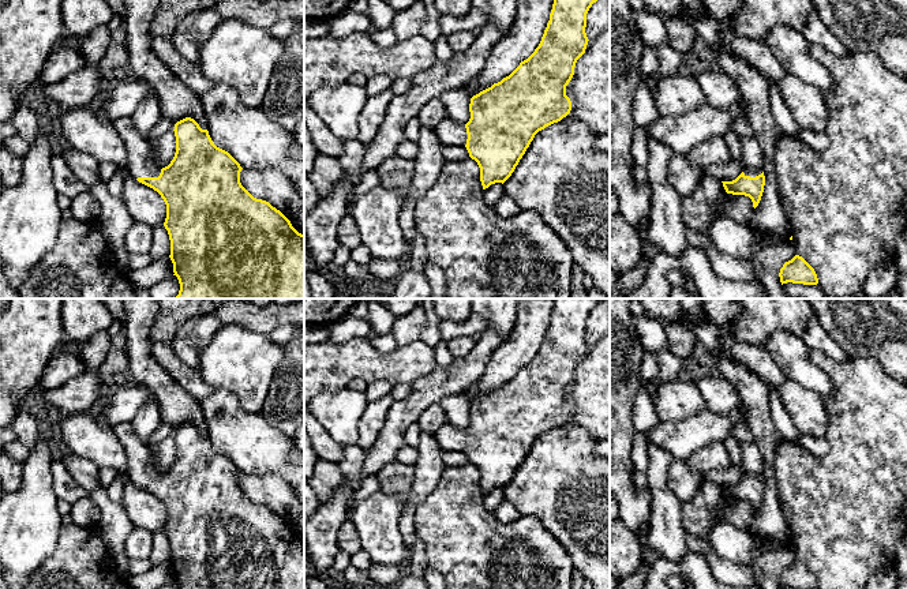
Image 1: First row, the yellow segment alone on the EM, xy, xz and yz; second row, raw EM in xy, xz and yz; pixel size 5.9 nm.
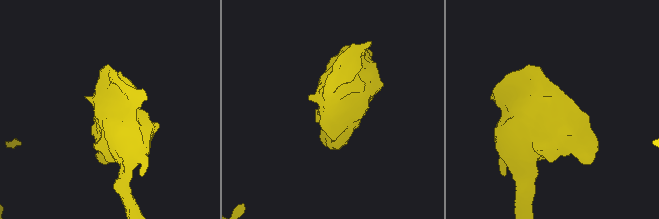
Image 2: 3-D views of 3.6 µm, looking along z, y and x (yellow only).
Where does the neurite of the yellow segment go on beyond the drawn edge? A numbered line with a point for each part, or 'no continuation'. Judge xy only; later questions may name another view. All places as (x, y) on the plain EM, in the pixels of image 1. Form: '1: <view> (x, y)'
1: xy (139, 468)

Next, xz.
1: xz (450, 438)

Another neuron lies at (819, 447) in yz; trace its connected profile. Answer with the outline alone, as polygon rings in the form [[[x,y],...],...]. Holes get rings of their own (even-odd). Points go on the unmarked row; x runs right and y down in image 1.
[[[799,434],[794,443],[817,458],[825,457],[831,449],[827,438],[816,439],[805,434]]]

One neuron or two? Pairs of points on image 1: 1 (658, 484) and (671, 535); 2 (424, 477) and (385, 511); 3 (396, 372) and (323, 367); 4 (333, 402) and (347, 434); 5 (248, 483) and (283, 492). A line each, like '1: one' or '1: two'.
1: one
2: two
3: one
4: one
5: one

